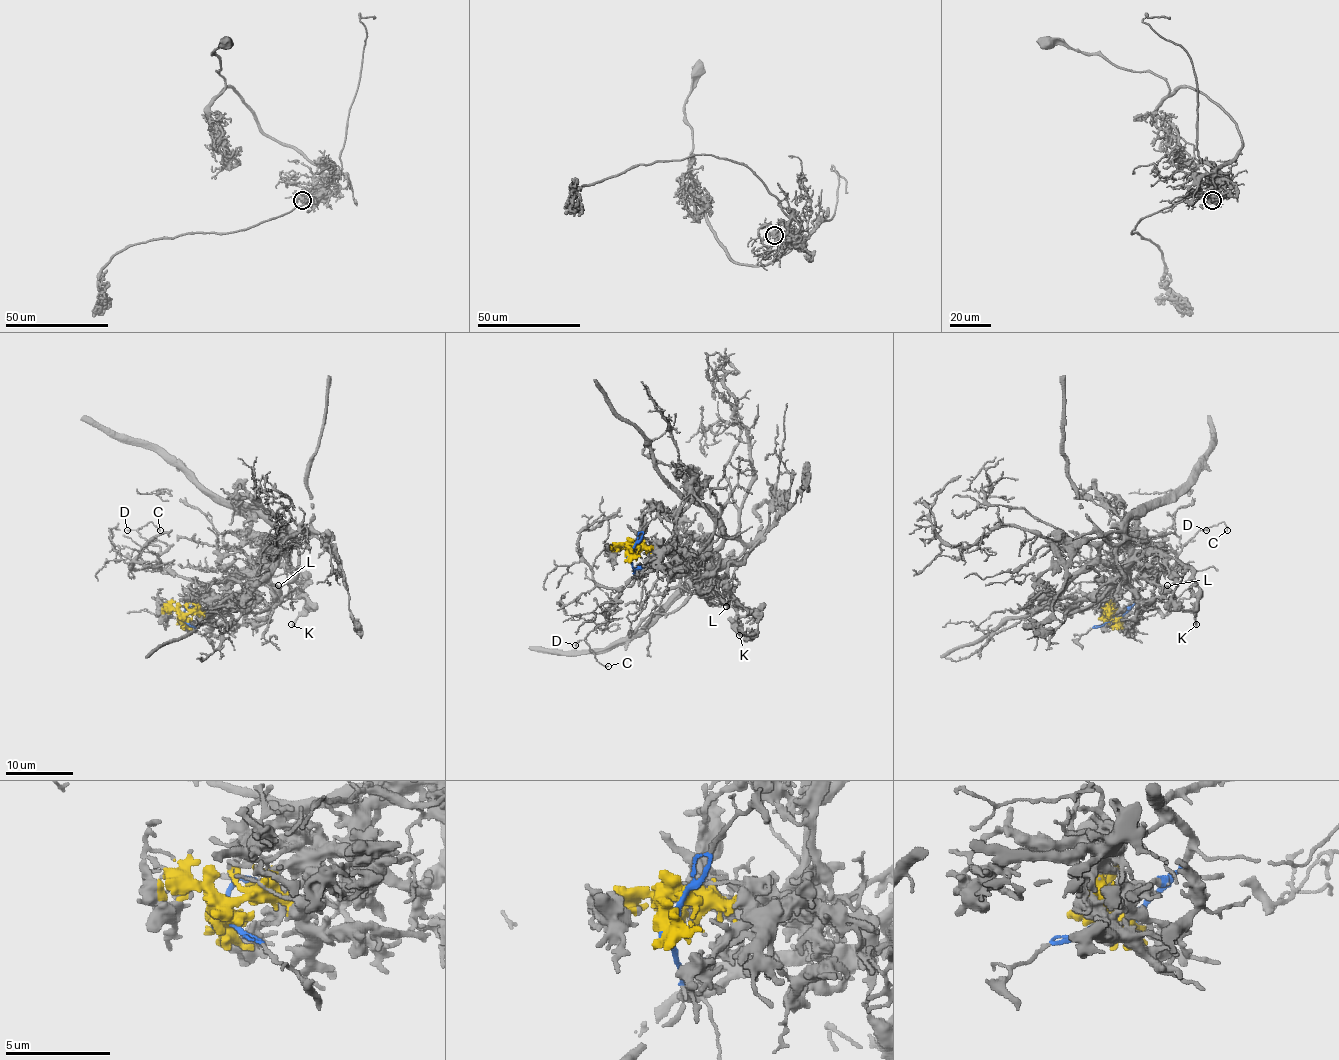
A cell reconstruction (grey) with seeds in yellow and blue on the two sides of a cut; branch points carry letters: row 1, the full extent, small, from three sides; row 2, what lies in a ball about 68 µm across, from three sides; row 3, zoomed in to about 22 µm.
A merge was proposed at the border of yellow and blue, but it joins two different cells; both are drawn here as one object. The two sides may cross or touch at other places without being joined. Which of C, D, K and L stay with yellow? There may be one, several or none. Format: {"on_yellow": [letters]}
{"on_yellow": ["K", "L"]}

